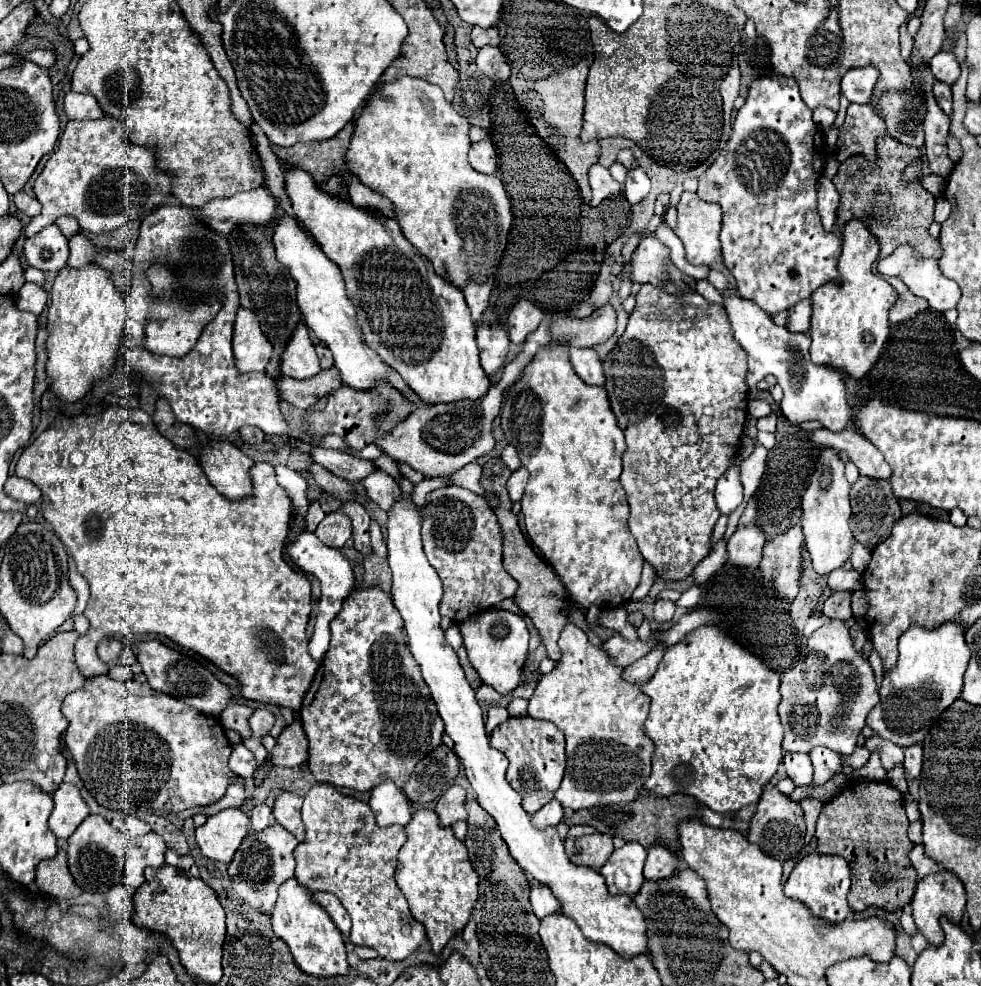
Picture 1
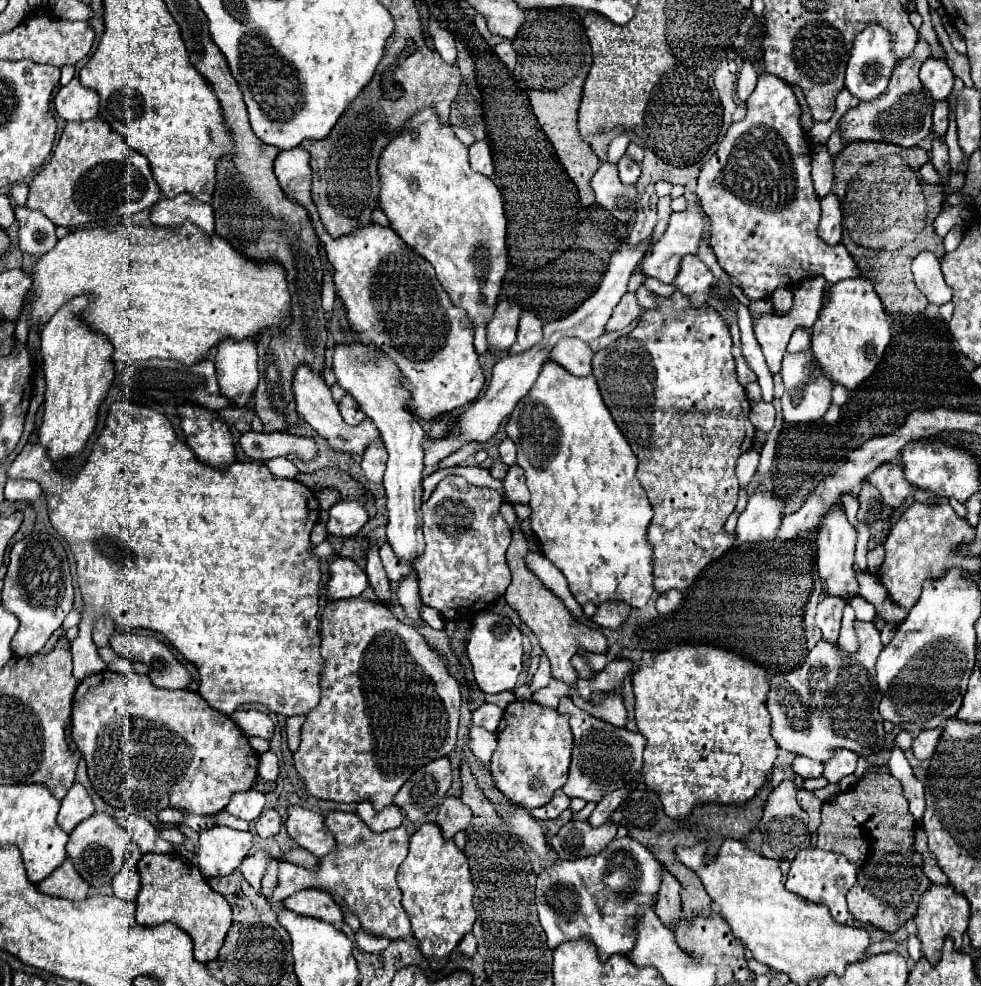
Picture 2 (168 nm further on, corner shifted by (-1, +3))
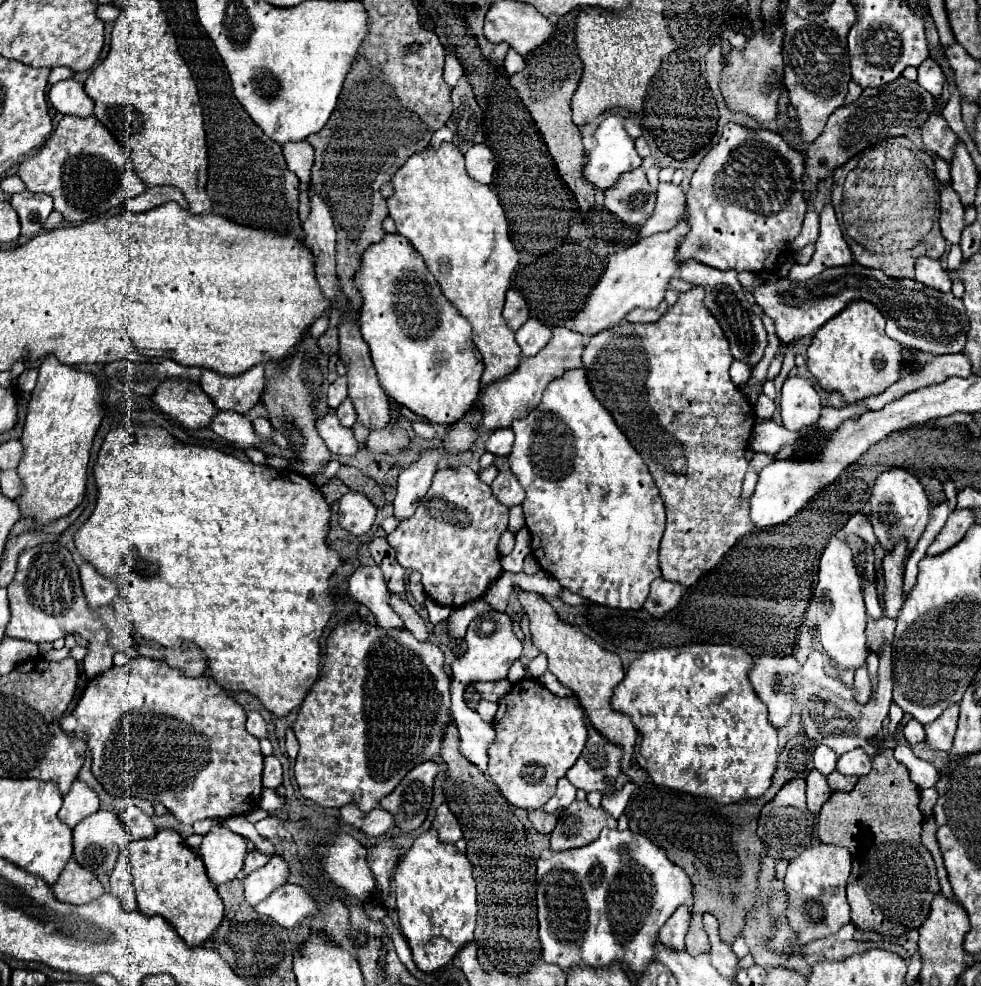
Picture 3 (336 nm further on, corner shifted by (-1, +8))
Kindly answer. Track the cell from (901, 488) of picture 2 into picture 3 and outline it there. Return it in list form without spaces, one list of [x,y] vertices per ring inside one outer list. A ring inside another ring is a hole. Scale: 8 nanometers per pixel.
[[[890,468],[888,472],[882,472],[870,494],[870,522],[884,552],[890,552],[904,538],[908,542],[908,554],[910,554],[926,528],[928,510],[930,502],[924,494],[924,488],[908,470]]]

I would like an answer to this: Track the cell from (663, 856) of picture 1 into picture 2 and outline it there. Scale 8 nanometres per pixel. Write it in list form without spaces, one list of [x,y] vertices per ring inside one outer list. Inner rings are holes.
[[[662,869],[662,881],[656,895],[654,913],[670,929],[676,927],[678,917],[680,917],[680,883],[666,869]]]

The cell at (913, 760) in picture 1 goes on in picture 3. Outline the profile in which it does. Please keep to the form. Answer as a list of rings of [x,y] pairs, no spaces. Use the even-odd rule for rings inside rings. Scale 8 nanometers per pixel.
[[[954,704],[950,708],[946,708],[932,724],[926,726],[926,744],[934,750],[950,750],[952,748],[952,740],[956,734],[956,724],[958,724],[958,714],[960,714],[960,706]]]

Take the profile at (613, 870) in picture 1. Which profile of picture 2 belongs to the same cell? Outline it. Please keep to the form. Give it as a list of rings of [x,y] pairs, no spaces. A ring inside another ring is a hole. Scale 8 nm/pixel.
[[[630,837],[612,839],[600,855],[546,867],[536,881],[536,909],[550,949],[584,935],[594,941],[602,961],[614,953],[624,955],[632,947],[632,921],[638,907],[656,901],[660,867],[652,853]]]

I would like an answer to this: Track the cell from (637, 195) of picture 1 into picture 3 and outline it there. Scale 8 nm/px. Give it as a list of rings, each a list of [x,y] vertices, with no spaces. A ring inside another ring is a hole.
[[[608,116],[600,122],[600,126],[594,134],[594,148],[584,152],[582,176],[594,190],[604,192],[606,188],[612,188],[624,172],[632,172],[640,164],[642,164],[642,158],[638,156],[638,152],[634,148],[634,140],[624,130],[624,118],[622,116]]]

